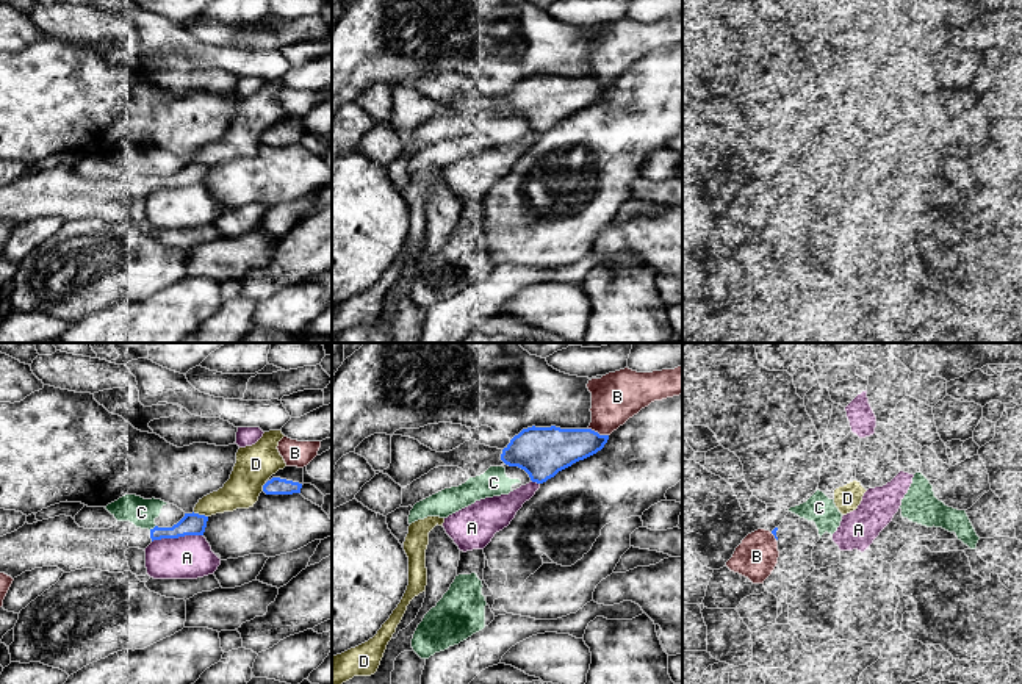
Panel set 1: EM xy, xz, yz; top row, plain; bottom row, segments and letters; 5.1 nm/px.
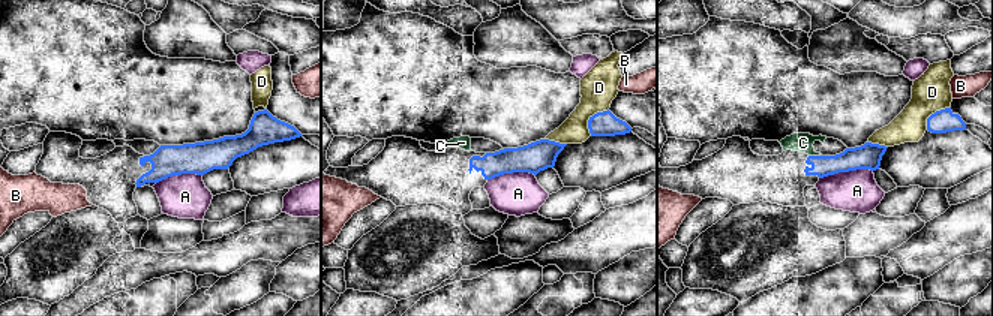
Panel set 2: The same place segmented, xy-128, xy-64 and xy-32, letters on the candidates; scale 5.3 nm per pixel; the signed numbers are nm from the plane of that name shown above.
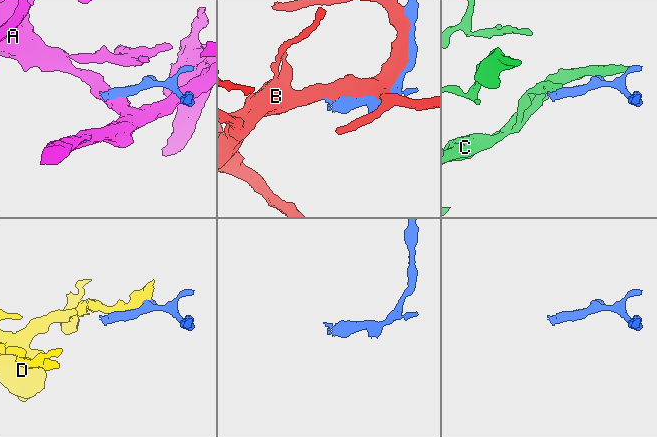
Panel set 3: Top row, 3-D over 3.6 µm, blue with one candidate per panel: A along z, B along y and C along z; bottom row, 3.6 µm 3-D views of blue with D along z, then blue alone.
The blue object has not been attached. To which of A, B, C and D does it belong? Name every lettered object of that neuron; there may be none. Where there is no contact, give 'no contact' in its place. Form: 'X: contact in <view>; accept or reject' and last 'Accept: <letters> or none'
A: contact in xy; reject
B: contact in xz; reject
C: contact in xy; reject
D: contact in xy; reject
Accept: none

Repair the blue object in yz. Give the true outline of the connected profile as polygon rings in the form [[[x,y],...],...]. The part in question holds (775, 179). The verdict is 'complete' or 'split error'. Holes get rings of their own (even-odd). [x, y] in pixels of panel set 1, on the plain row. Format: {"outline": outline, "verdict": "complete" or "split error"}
{"outline": [[[789,161],[784,171],[772,180],[778,191],[778,213],[772,224],[764,230],[764,236],[776,247],[797,239],[804,229],[815,219],[812,199],[820,189],[814,171],[800,167]]], "verdict": "split error"}

